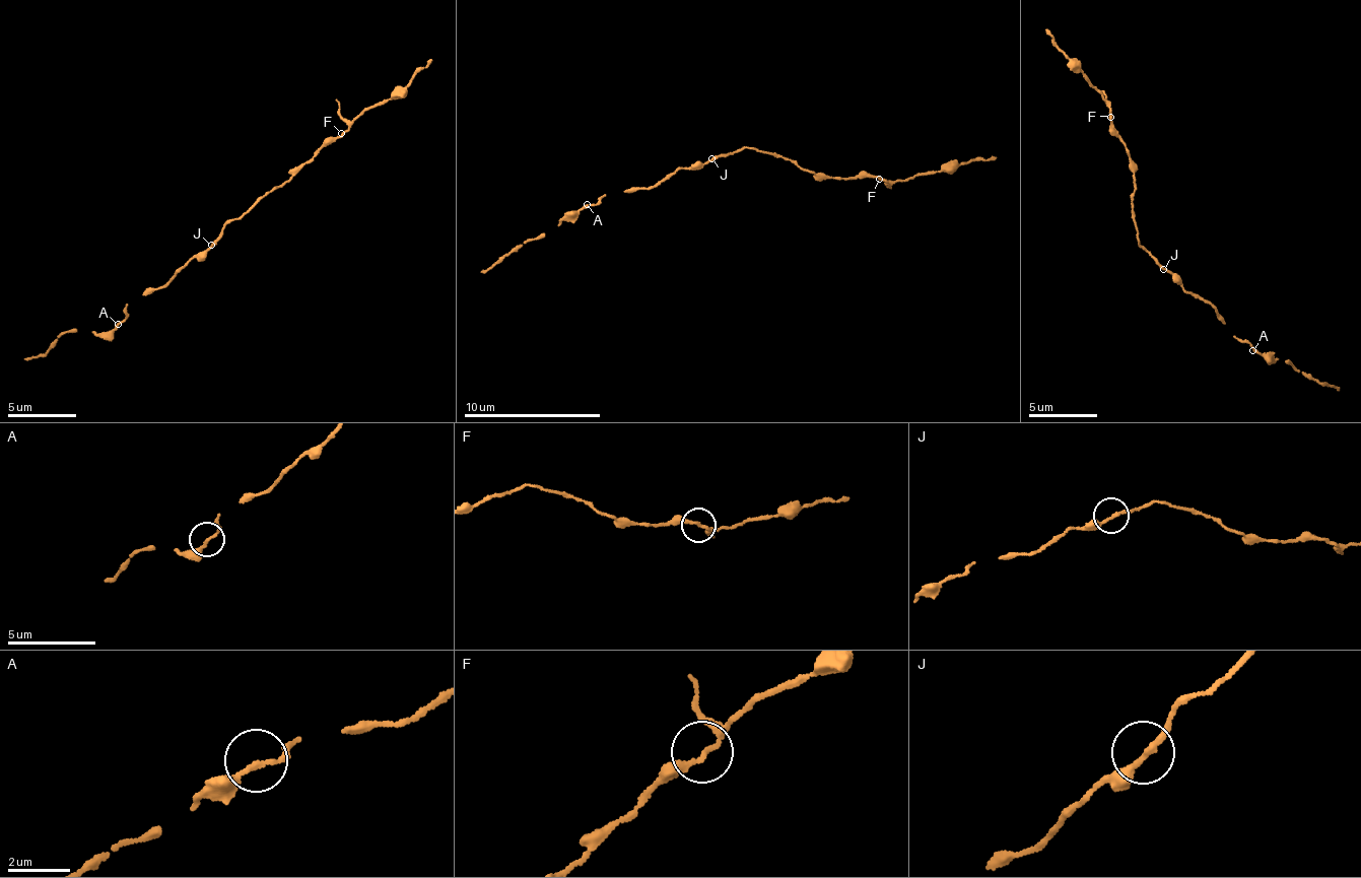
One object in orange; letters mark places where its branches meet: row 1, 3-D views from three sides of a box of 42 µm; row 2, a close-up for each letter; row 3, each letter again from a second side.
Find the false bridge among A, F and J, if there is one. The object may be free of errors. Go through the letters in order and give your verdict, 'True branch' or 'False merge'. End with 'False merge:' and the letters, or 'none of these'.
A: True branch
F: False merge
J: True branch
False merge: F

